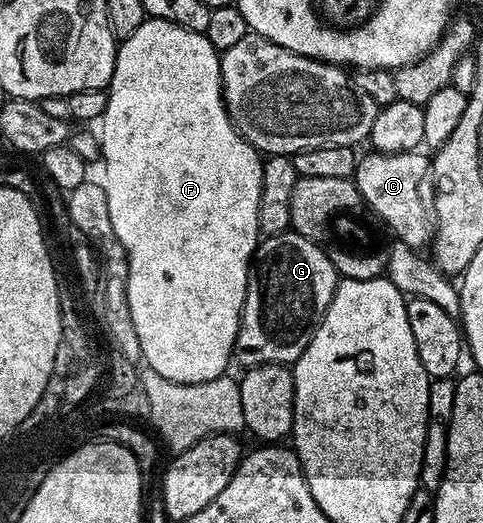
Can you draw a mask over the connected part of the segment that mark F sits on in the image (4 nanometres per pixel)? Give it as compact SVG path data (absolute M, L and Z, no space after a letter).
M145 17L142 28L138 28L134 36L119 43L112 80L106 89L108 103L102 119L104 127L98 130L102 165L104 164L102 185L110 208L110 224L114 228L114 236L124 245L128 315L132 317L143 365L158 372L158 376L166 376L166 380L181 382L187 386L214 380L227 371L224 369L227 368L228 361L233 361L240 313L244 307L248 287L248 275L257 245L262 238L258 224L258 204L264 187L262 155L236 131L228 118L228 109L224 106L224 93L220 90L220 54L204 34L187 30L173 22Z

